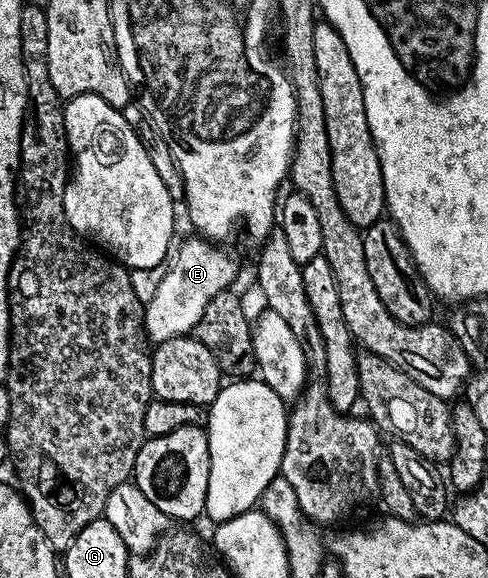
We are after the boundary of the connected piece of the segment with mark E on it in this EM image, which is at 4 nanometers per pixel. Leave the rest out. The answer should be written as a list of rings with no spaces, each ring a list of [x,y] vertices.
[[[199,235],[191,236],[181,243],[180,250],[178,245],[171,254],[162,283],[158,283],[158,291],[154,291],[154,299],[144,306],[142,324],[149,342],[159,343],[191,334],[198,319],[202,319],[202,311],[206,311],[206,303],[210,303],[214,295],[225,292],[236,277],[236,261],[224,247],[217,247],[211,240]]]

